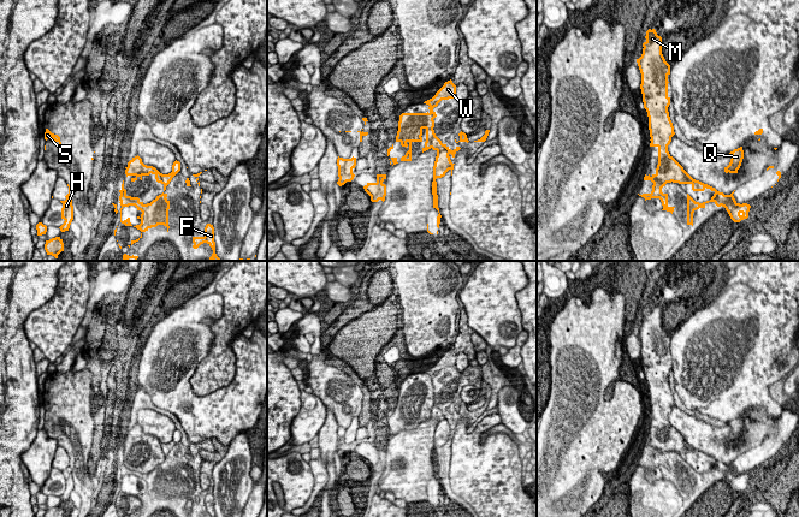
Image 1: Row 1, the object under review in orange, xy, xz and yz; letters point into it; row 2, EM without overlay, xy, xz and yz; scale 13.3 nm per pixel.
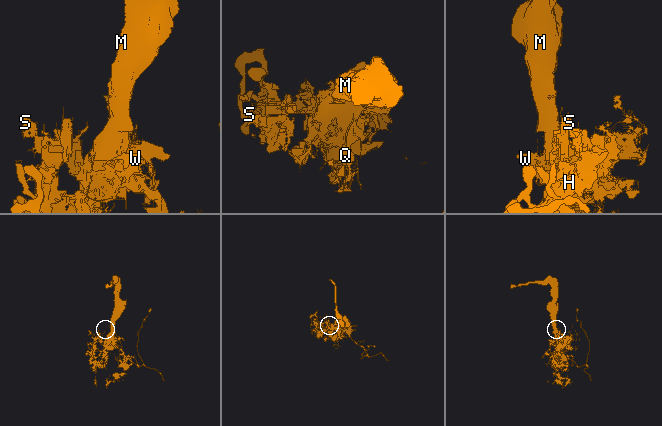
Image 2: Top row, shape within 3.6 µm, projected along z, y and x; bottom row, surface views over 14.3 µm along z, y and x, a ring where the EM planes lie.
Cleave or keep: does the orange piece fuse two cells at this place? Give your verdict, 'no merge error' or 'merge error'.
no merge error

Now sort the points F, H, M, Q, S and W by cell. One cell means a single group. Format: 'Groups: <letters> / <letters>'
Groups: F H M Q S W

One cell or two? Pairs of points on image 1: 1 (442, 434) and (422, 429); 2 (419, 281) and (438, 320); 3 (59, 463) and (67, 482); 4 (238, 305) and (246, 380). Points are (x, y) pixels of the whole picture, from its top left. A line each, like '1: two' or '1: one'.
1: two
2: one
3: two
4: two

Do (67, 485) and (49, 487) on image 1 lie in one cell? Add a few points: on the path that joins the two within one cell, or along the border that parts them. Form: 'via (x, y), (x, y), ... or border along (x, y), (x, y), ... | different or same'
border along (60, 470), (64, 492), (59, 497) | different

